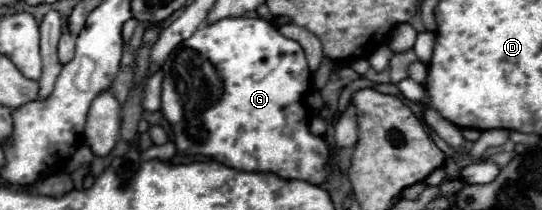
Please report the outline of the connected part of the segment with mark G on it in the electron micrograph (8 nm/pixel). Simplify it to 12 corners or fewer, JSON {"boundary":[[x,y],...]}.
{"boundary":[[203,25],[163,61],[177,153],[323,185],[303,47]]}

